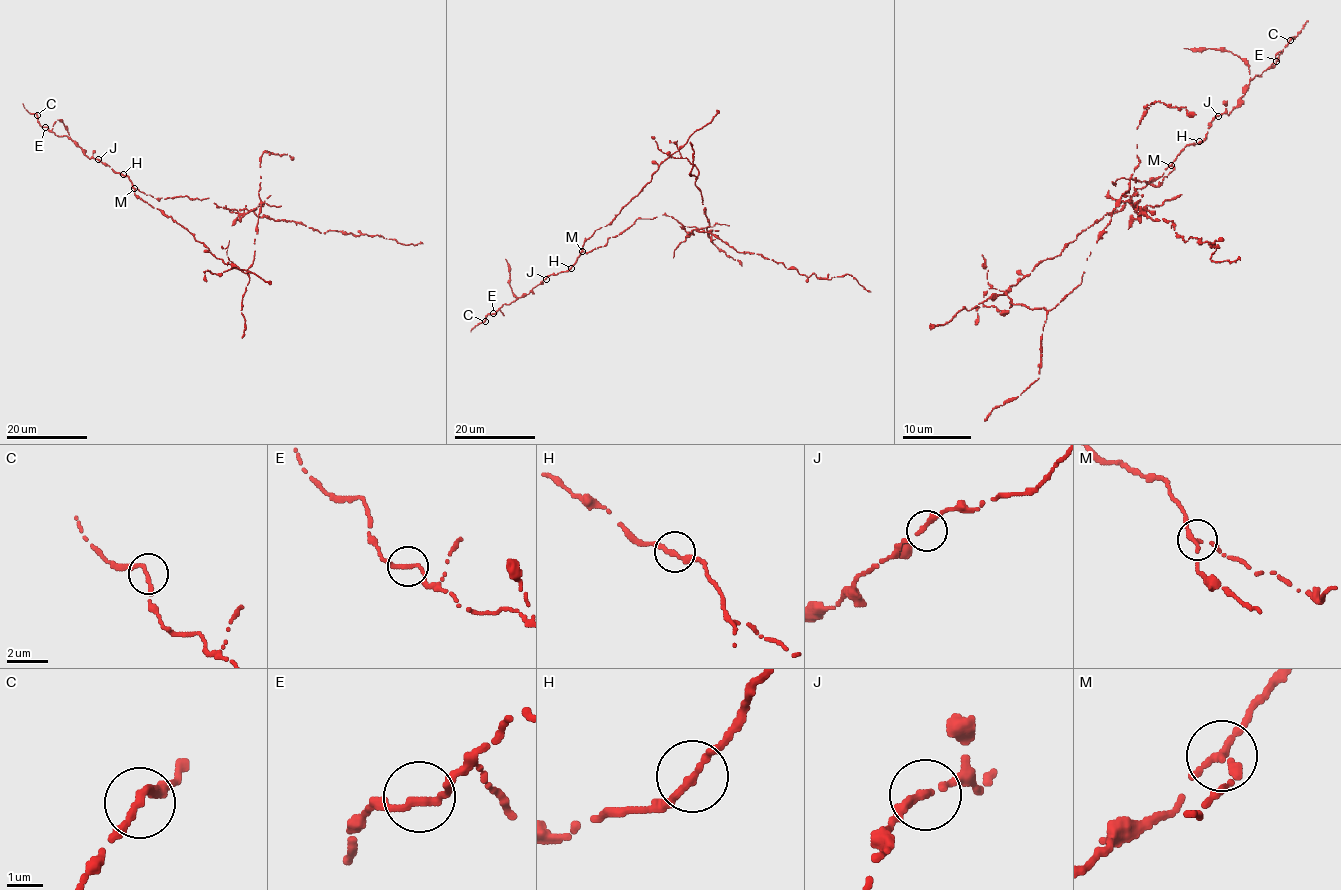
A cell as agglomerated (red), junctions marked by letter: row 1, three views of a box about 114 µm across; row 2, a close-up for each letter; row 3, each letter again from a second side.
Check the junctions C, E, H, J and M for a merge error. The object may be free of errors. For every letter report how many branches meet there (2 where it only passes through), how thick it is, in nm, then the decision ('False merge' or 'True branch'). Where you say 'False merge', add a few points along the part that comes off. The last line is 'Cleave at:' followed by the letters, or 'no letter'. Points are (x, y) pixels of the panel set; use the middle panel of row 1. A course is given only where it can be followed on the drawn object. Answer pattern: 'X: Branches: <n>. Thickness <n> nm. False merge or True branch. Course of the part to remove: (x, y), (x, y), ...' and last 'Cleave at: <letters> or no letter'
C: Branches: 2. Thickness 200 nm. True branch
E: Branches: 2. Thickness 220 nm. True branch
H: Branches: 2. Thickness 240 nm. True branch
J: Branches: 2. Thickness 240 nm. True branch
M: Branches: 2. Thickness 220 nm. False merge. Course of the part to remove: (583, 251), (603, 246), (637, 218), (665, 214), (739, 252), (809, 277), (851, 275), (871, 292)
Cleave at: M

